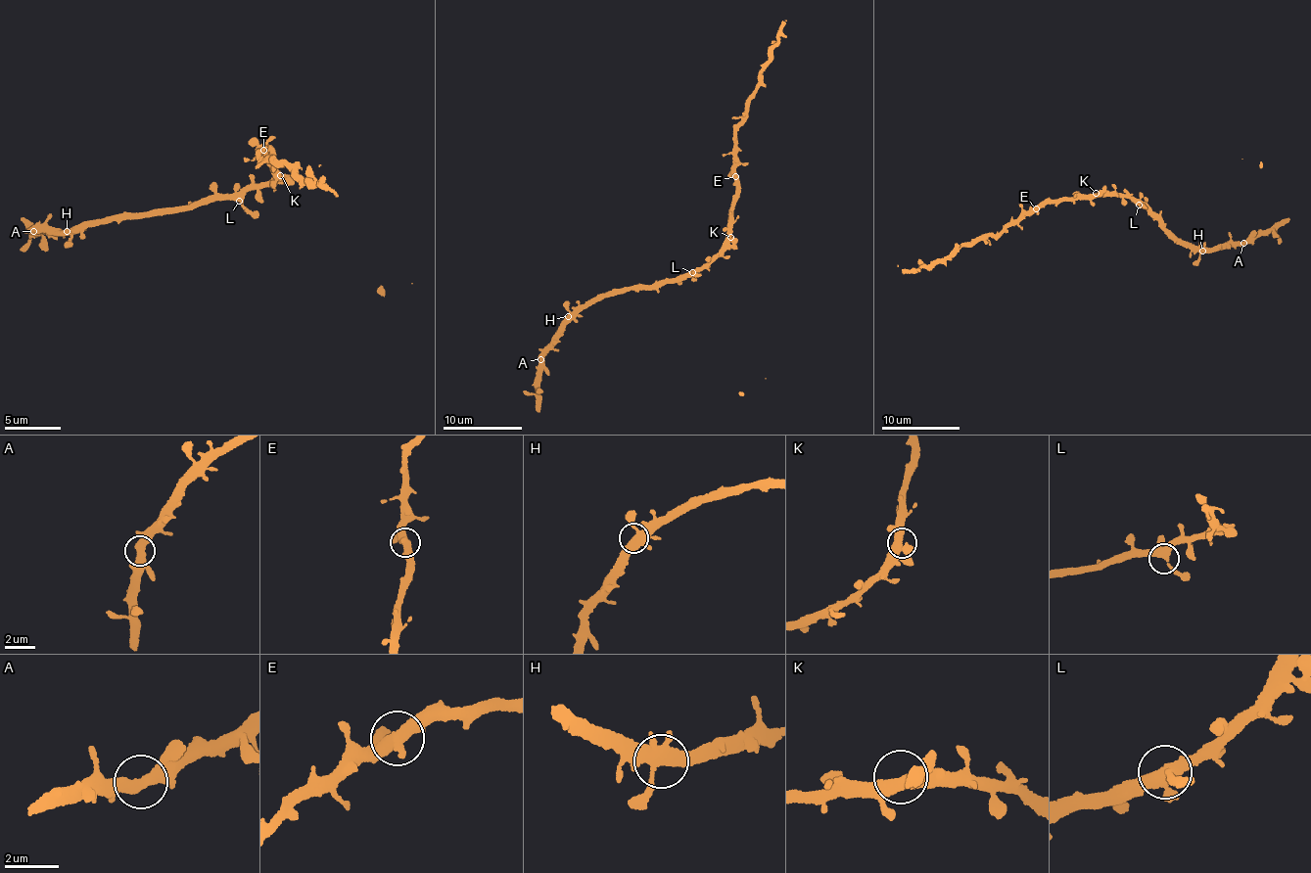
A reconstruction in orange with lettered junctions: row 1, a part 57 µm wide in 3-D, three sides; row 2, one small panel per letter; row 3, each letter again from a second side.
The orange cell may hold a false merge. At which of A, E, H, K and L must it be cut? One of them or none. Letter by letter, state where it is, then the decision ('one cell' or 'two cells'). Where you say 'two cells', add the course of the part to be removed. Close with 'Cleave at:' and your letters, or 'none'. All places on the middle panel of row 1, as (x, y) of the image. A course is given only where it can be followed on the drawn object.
A: (540, 359) | one cell
E: (735, 176) | one cell
H: (568, 316) | one cell
K: (730, 237) | one cell
L: (692, 272) | one cell
Cleave at: none

